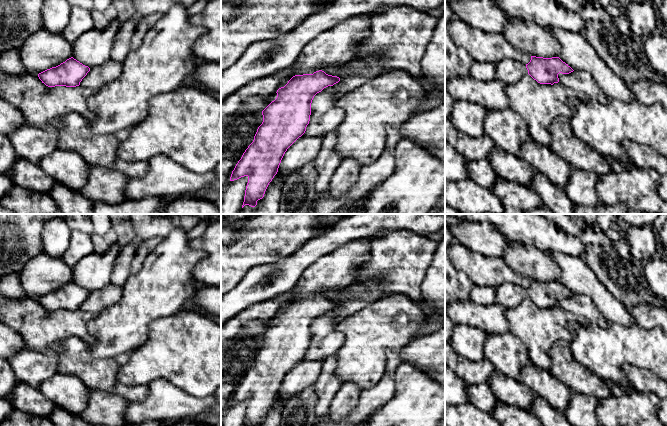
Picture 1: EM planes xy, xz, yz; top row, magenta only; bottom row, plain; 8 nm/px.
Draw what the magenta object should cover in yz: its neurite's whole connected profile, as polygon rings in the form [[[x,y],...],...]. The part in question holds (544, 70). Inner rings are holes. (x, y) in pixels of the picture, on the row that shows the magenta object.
[[[531,56],[528,64],[523,64],[510,58],[502,59],[496,66],[495,79],[500,80],[506,86],[518,81],[529,74],[540,84],[559,82],[558,74],[569,74],[574,70],[559,57],[543,58]]]

